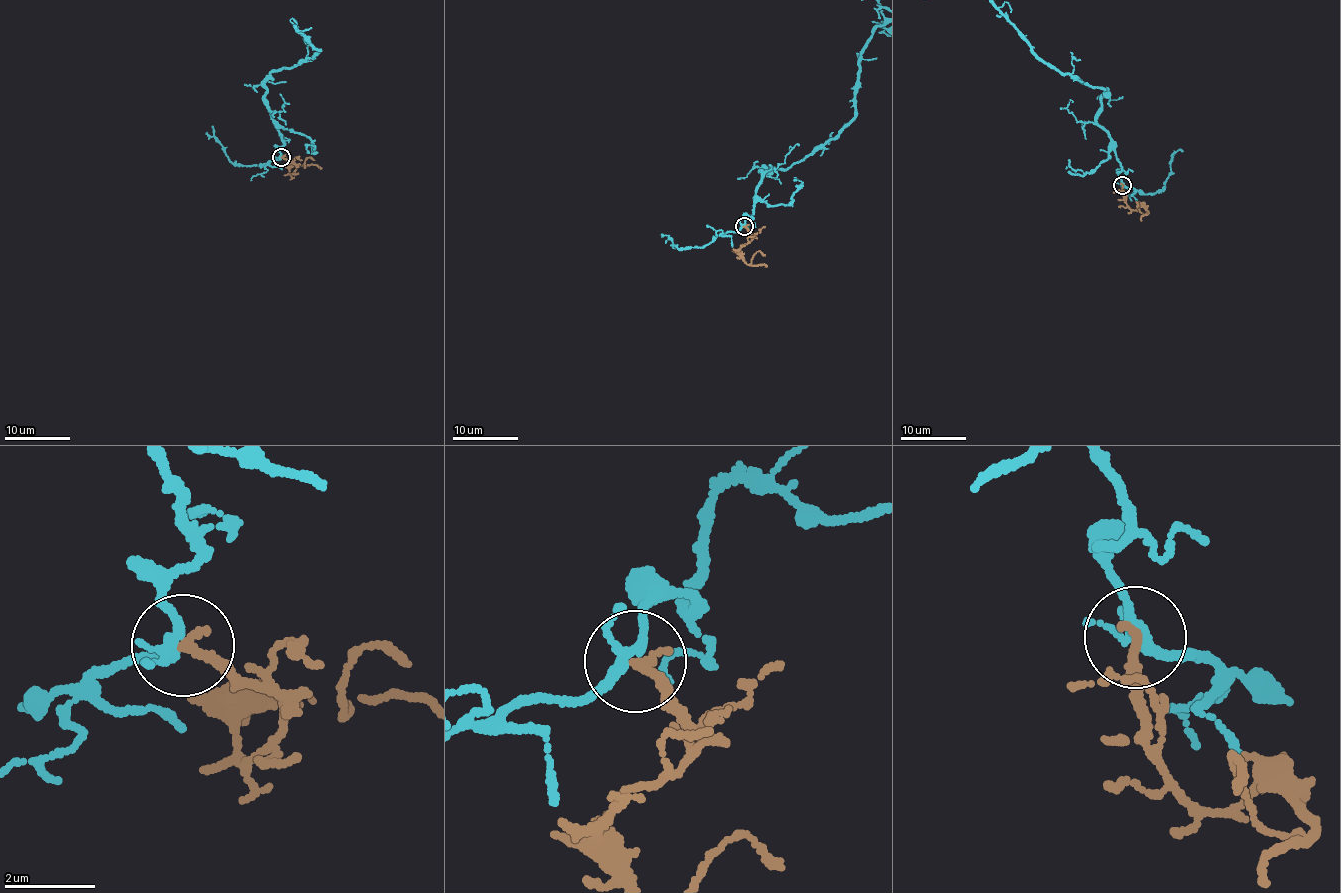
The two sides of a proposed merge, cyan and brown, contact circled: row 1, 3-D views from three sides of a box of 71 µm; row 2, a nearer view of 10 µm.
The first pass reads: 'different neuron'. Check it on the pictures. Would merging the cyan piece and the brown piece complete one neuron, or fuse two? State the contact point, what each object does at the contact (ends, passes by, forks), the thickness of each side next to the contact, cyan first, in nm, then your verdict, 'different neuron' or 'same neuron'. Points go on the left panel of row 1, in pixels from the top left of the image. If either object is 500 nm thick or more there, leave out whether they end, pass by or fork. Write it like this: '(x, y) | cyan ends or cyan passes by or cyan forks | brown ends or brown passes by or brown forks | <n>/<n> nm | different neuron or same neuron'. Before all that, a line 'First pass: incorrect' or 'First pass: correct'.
First pass: correct
(281, 157) | cyan forks | brown ends | 200/240 nm | different neuron

